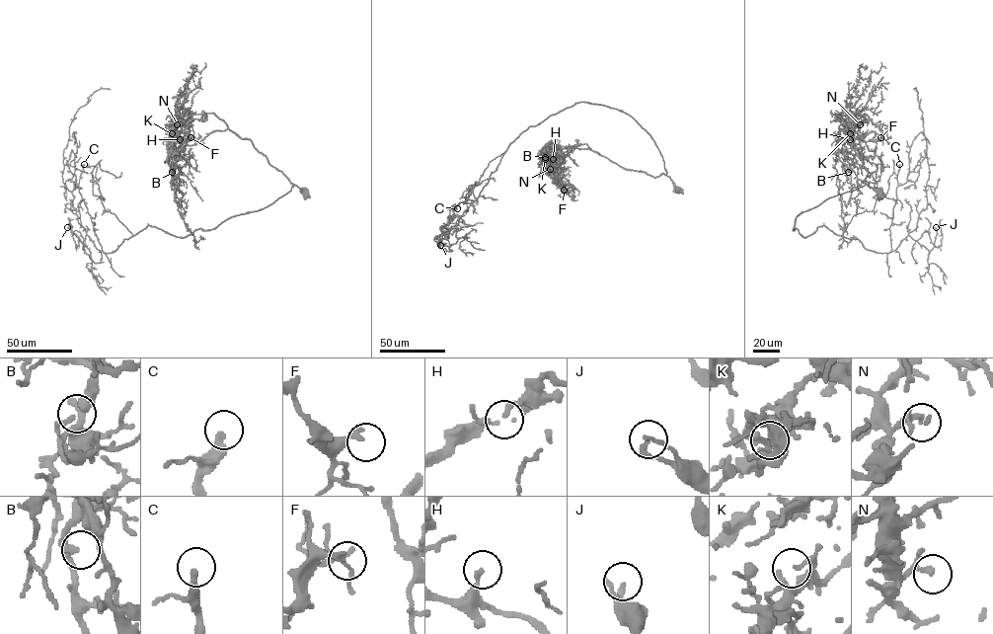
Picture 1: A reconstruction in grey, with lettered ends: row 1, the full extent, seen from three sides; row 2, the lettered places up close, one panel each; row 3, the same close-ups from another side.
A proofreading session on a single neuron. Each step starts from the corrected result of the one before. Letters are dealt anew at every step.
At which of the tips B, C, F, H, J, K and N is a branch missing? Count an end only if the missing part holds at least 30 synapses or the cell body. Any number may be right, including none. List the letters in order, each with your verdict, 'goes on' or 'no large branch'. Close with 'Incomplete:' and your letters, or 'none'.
B: no large branch
C: goes on
F: no large branch
H: no large branch
J: no large branch
K: no large branch
N: goes on
Incomplete: C, N

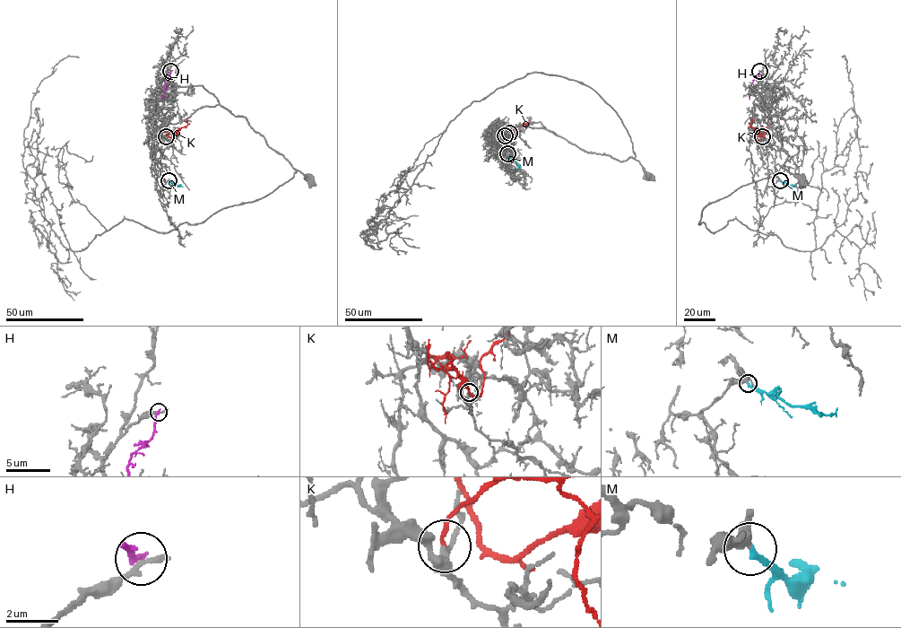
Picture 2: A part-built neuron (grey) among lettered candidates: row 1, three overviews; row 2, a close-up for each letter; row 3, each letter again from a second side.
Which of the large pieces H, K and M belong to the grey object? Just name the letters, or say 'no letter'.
M

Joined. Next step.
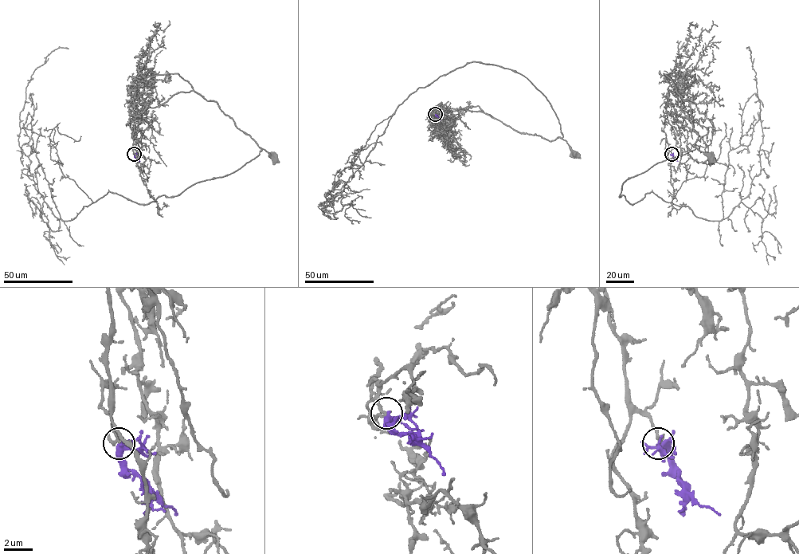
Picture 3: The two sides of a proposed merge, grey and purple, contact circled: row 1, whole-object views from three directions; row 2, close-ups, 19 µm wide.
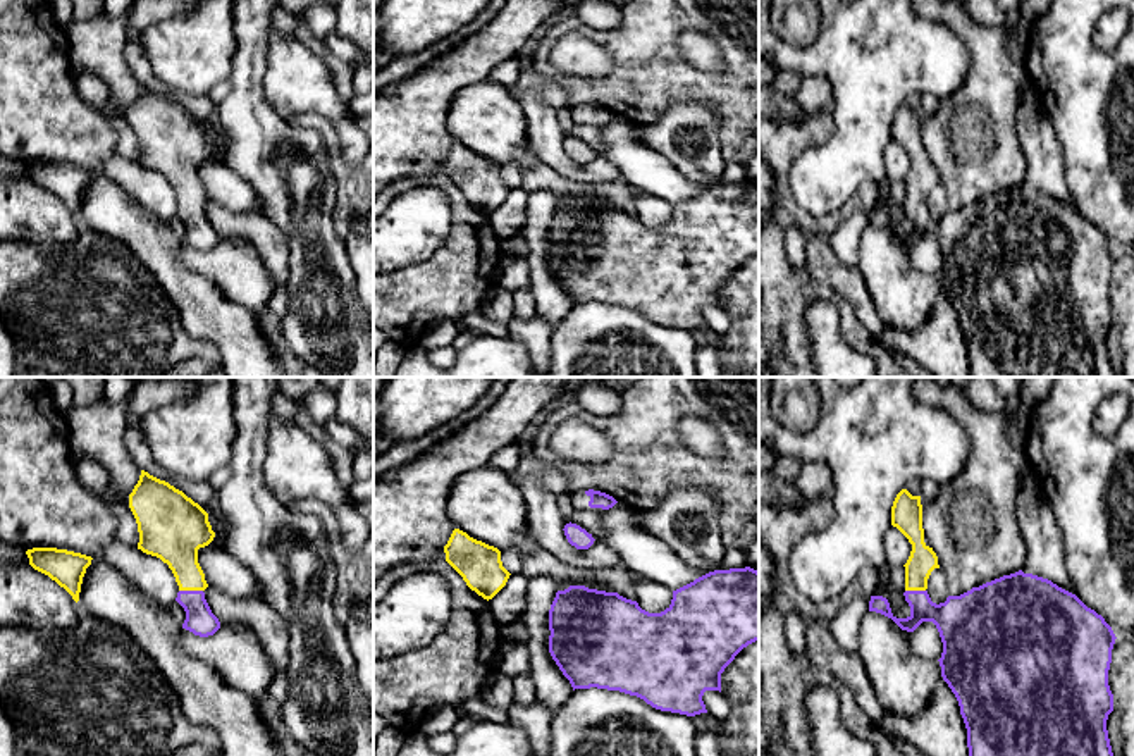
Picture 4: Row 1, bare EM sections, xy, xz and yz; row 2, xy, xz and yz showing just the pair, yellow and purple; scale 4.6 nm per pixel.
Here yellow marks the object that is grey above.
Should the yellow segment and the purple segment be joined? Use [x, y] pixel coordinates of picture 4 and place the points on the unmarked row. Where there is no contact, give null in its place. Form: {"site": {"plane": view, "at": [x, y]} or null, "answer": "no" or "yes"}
{"site": {"plane": "xy", "at": [191, 204]}, "answer": "yes"}

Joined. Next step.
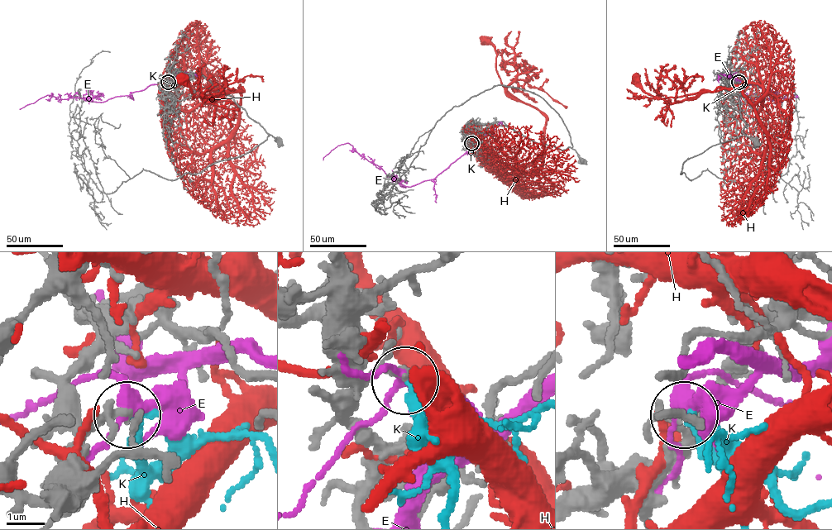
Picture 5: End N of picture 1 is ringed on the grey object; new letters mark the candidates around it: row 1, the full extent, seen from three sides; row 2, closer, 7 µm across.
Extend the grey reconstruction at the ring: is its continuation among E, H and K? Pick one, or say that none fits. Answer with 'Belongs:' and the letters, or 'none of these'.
Belongs: K

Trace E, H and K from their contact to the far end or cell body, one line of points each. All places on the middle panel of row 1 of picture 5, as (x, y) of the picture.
E: (471, 143), (473, 145), (467, 152), (433, 179), (409, 187), (396, 182), (348, 143), (337, 145), (322, 159)
H: (470, 142), (497, 167), (531, 165), (543, 152), (545, 116), (503, 85), (496, 69), (496, 52), (486, 39)
K: (471, 143), (475, 155)

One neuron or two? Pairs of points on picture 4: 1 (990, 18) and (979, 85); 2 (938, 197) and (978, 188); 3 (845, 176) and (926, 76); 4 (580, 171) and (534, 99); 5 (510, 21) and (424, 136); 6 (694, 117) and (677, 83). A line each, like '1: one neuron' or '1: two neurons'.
1: two neurons
2: two neurons
3: one neuron
4: one neuron
5: one neuron
6: two neurons

